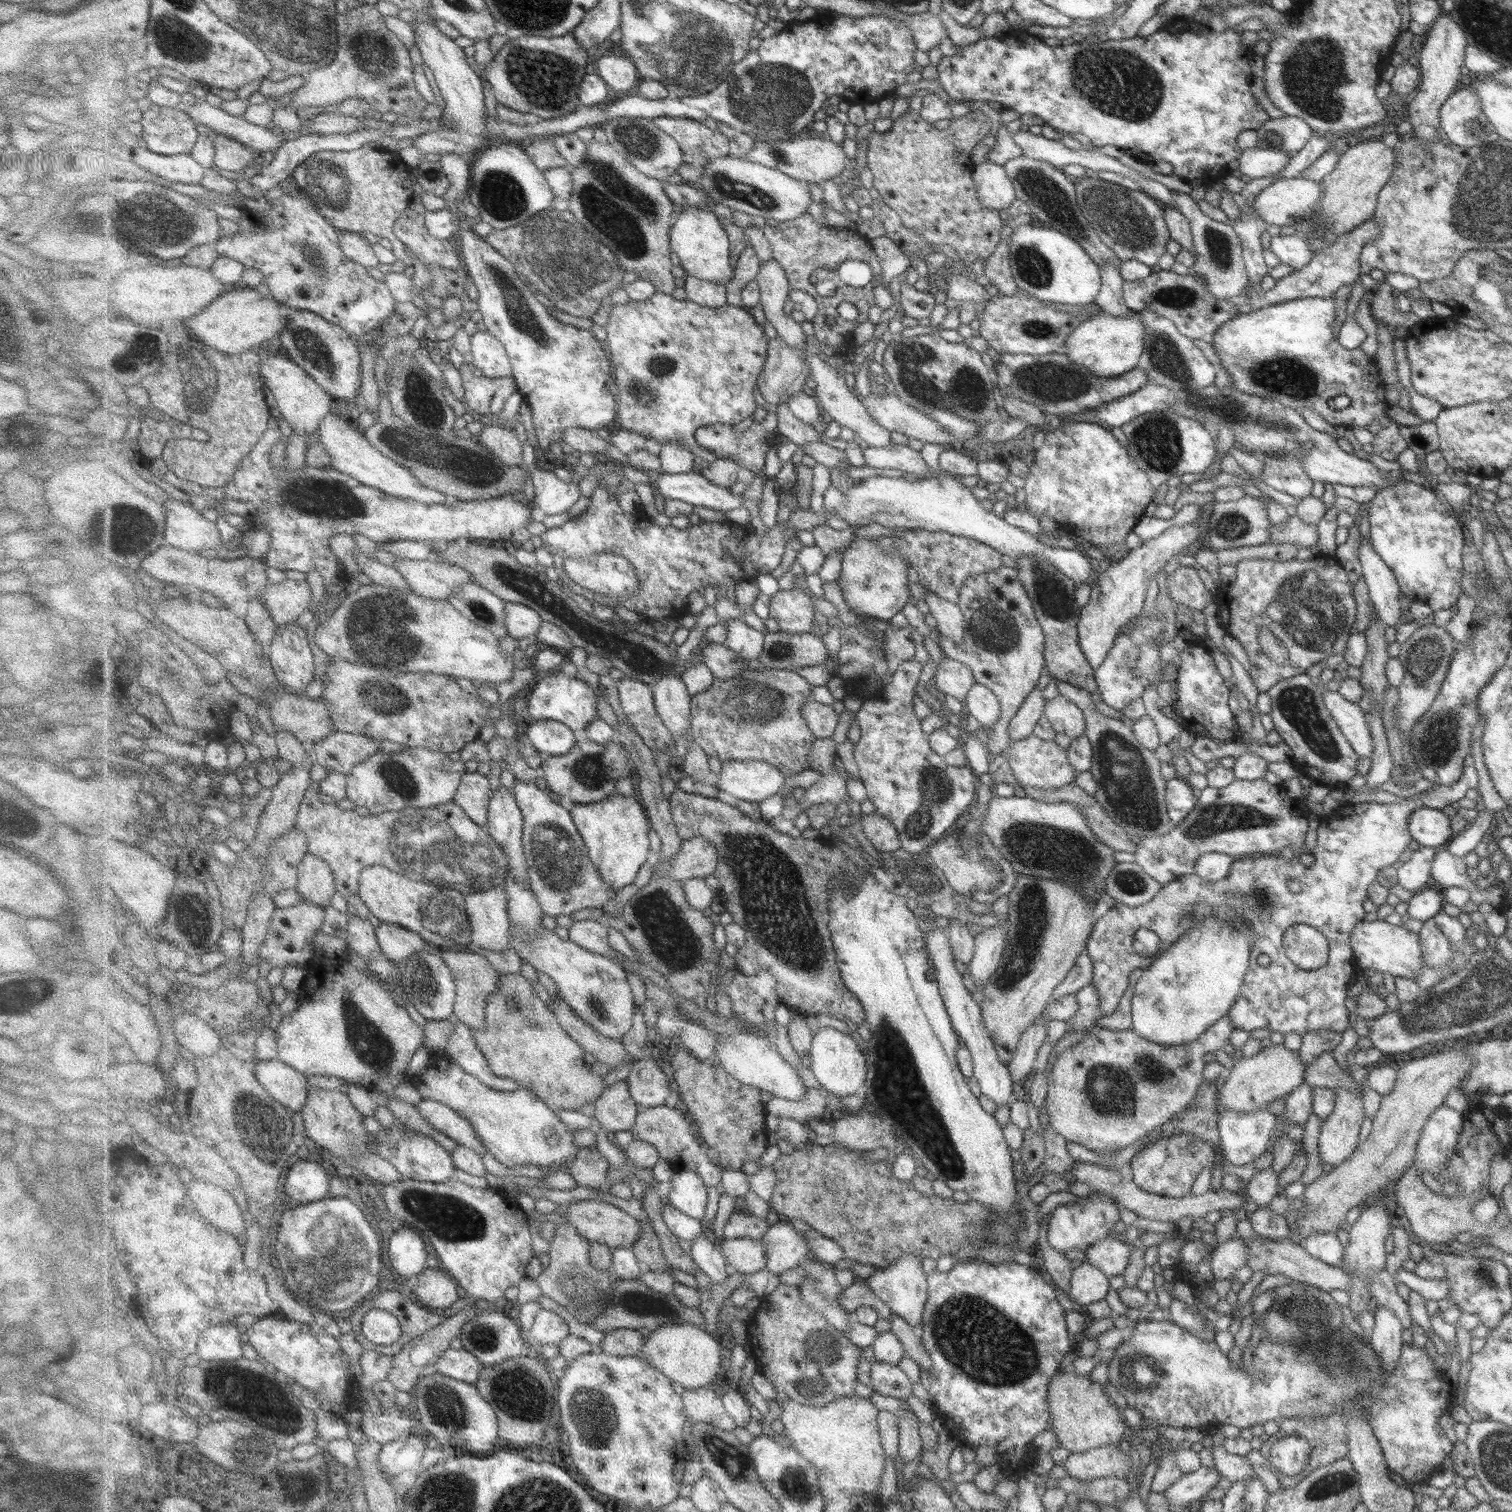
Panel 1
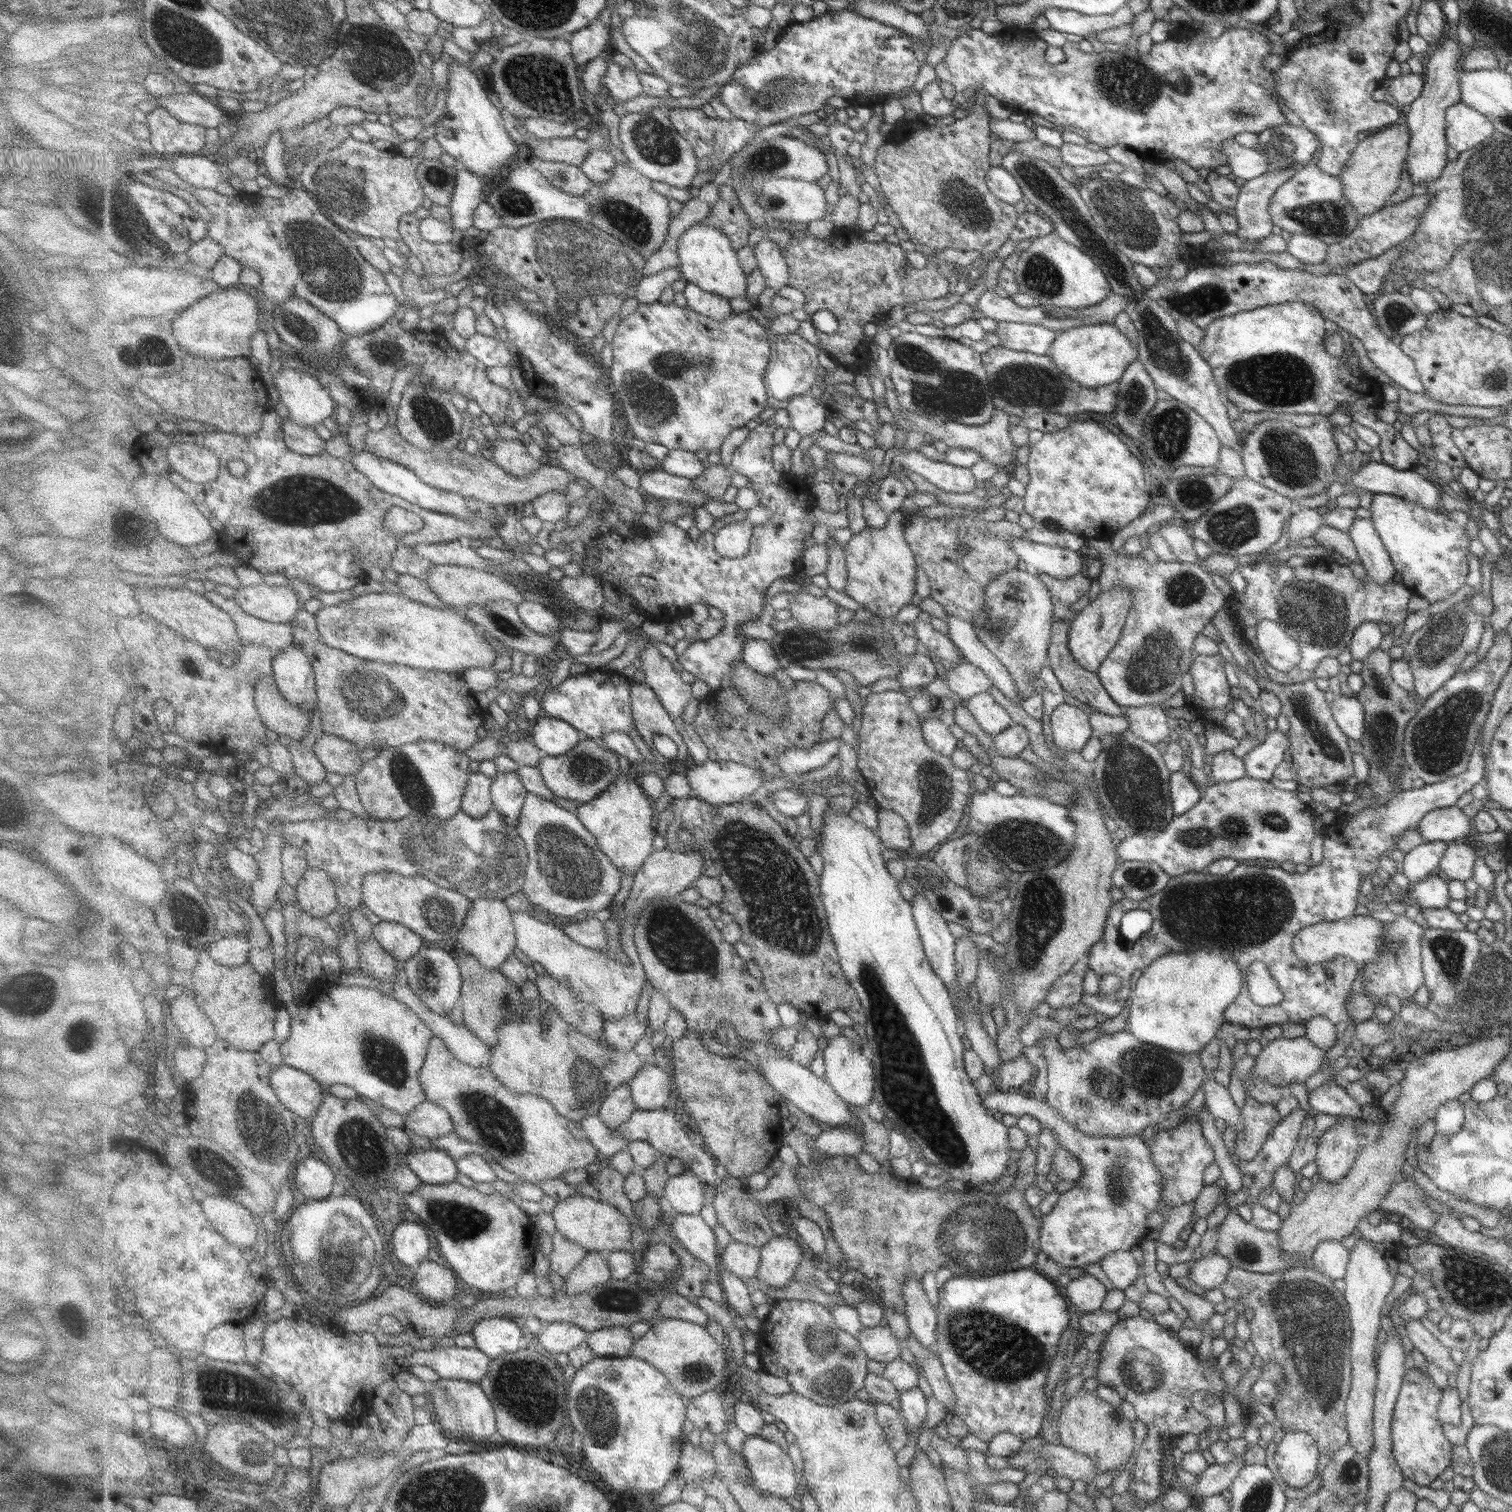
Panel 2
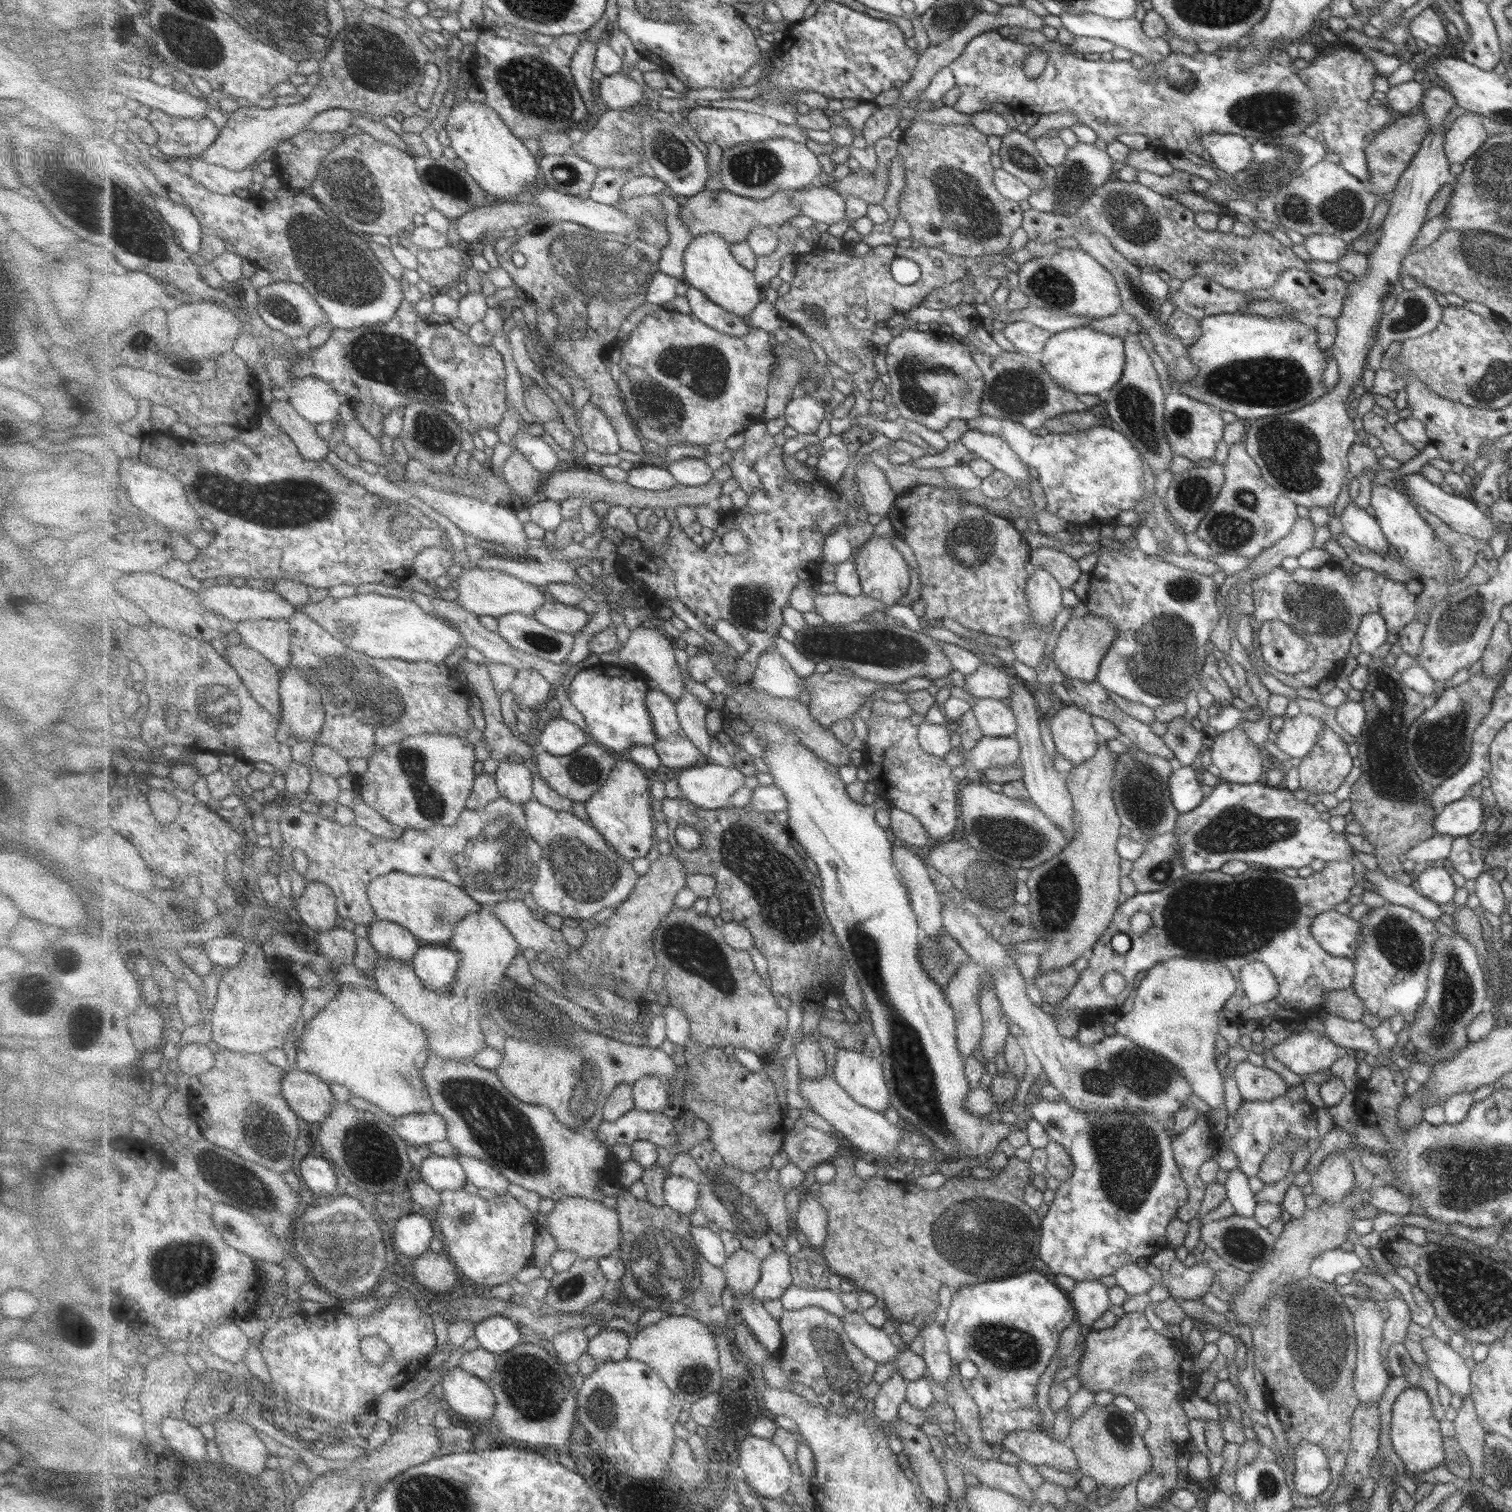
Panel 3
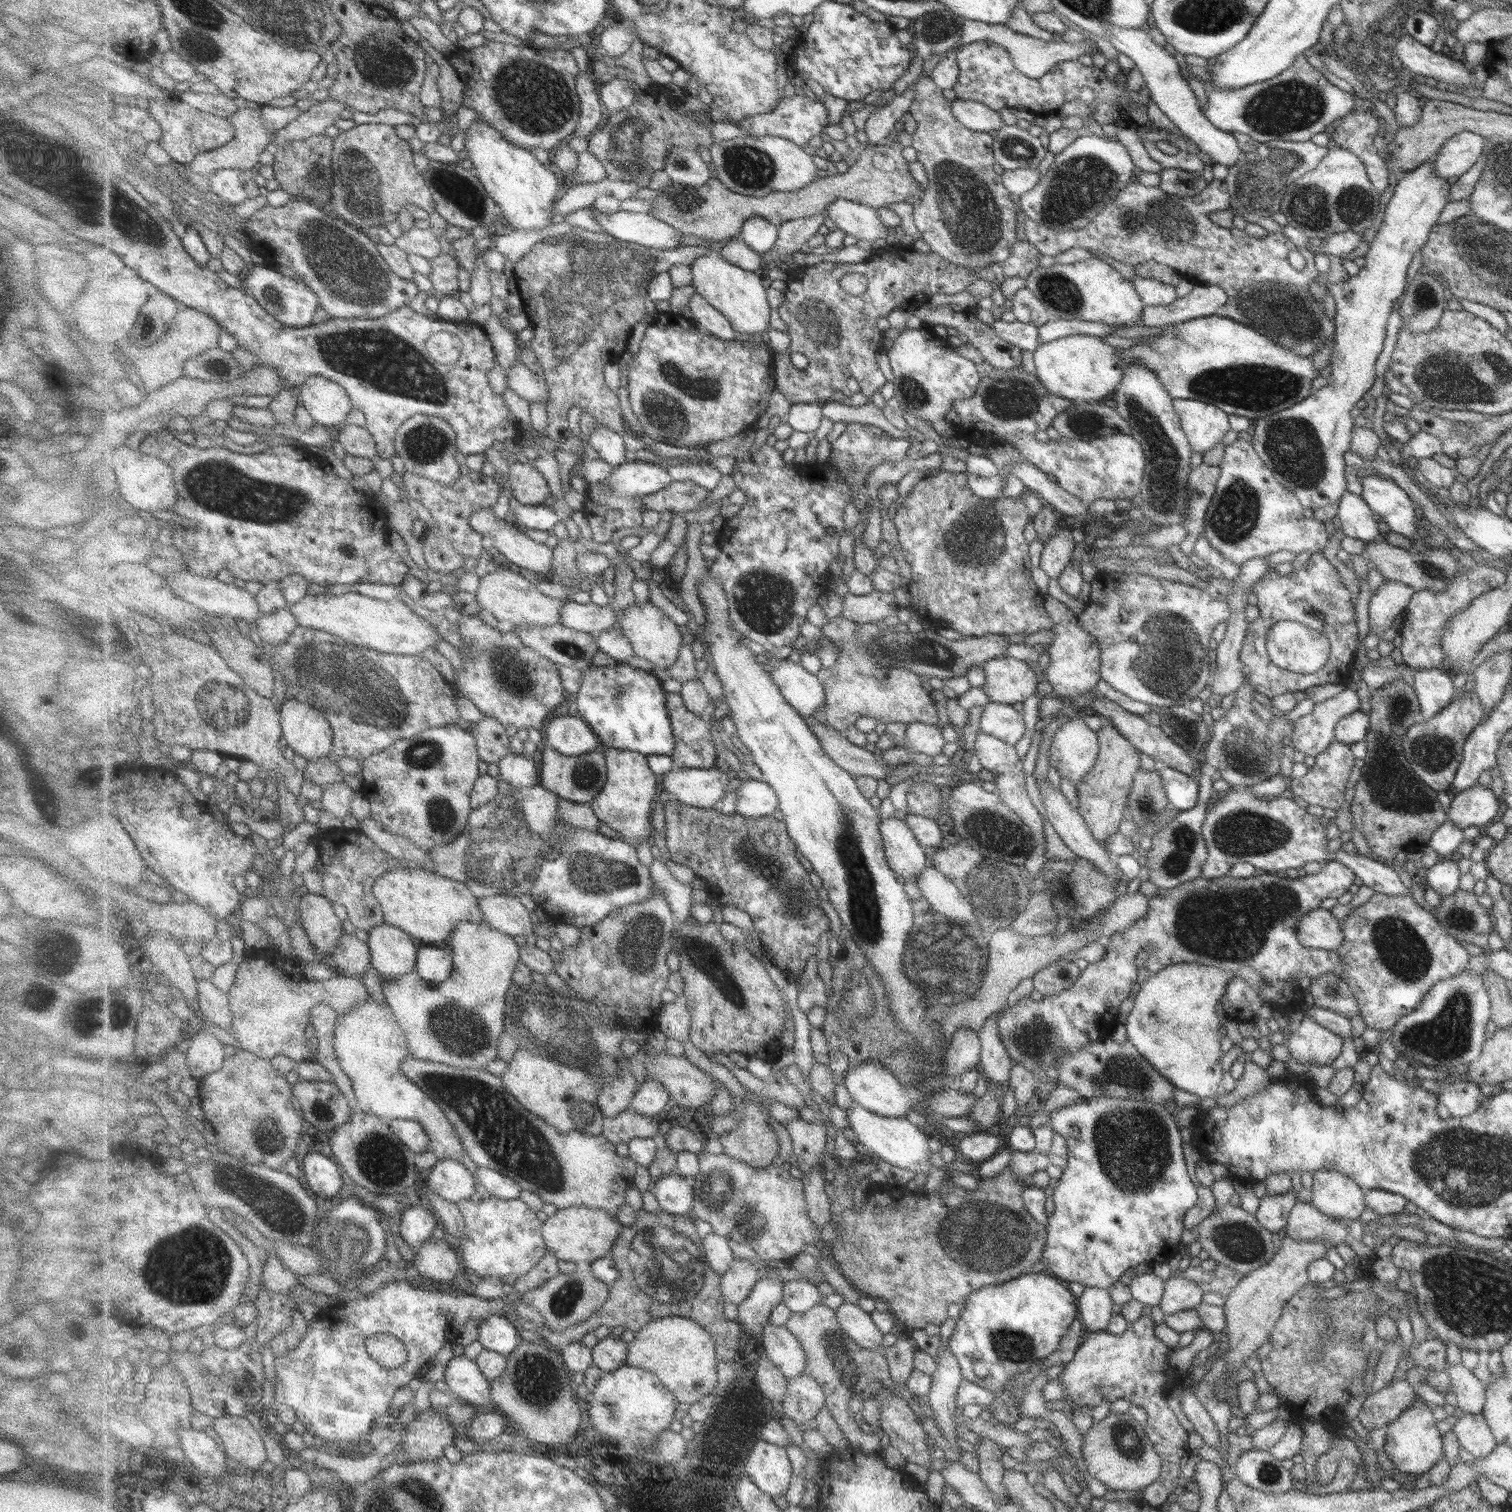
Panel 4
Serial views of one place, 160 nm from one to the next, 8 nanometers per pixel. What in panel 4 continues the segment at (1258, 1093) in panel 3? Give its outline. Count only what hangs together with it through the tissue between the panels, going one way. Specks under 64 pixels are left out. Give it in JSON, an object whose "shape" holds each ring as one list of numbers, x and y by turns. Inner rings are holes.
{"shape":[[1244,1057,1243,1063,1243,1072,1242,1075,1235,1080,1234,1090,1226,1094,1222,1093,1215,1102,1217,1106,1229,1108,1229,1106,1233,1106,1233,1104,1236,1104,1239,1100,1243,1100,1243,1098,1261,1092,1267,1084,1272,1083,1270,1081,1272,1076,1267,1075,1265,1070,1261,1069,1261,1067,1253,1063,1253,1061]]}

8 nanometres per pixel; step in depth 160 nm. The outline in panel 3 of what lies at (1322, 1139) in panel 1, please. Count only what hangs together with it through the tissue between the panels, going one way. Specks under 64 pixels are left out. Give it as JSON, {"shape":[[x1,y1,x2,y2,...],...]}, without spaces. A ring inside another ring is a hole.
{"shape":[[1338,1151,1327,1154,1311,1174,1312,1194,1319,1200,1335,1204,1354,1190,1353,1170,1346,1156,1346,1152]]}

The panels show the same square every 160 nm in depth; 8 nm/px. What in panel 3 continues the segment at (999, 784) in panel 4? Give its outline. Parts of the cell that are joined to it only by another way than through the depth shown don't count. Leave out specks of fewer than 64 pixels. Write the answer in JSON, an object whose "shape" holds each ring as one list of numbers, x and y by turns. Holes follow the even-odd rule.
{"shape":[[984,736,970,751,949,752,943,760,952,768,967,761,982,772,990,768,1003,768,1018,764,1018,744,1013,736]]}

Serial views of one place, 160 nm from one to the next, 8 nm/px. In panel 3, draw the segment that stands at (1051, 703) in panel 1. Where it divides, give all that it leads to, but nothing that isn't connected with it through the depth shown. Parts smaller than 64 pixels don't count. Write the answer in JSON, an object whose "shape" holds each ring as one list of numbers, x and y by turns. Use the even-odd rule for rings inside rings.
{"shape":[[1064,705,1047,719,1056,752,1073,767,1093,756,1099,743,1090,718,1091,715,1078,707]]}

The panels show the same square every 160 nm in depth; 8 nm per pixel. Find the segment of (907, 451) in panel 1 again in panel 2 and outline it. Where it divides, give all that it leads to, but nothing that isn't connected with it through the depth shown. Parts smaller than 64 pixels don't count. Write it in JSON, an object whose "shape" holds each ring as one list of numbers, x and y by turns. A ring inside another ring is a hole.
{"shape":[[917,449,910,450,905,454,897,455,895,453,892,462,899,464,902,469,923,477,930,484,945,492,965,494,978,488,978,481,970,469,953,466,947,462,931,460]]}

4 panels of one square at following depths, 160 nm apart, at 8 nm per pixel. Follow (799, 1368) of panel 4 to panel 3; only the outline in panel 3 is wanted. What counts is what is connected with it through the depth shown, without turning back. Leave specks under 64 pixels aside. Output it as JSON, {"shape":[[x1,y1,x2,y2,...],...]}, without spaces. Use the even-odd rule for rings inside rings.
{"shape":[[753,1294,743,1295,739,1305,739,1314,742,1322,752,1331,756,1339,767,1348,767,1351,776,1358,781,1354,784,1346,781,1326,776,1319,764,1308,763,1304,753,1299]]}

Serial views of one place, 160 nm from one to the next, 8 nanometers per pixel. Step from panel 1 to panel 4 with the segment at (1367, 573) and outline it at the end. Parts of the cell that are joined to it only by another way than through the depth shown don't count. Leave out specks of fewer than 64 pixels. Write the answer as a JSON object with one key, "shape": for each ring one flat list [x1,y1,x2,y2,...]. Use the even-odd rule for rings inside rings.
{"shape":[[1343,492,1337,503,1336,517,1343,536,1369,543,1379,534,1372,510,1353,493]]}

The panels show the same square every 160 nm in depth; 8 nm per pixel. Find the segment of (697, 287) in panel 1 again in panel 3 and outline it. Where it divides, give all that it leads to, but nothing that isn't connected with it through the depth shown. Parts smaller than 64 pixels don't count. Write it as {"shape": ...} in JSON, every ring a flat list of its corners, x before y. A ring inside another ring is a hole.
{"shape":[[689,286,685,297,691,312,707,326,733,337,749,335,749,324,746,320,713,302,704,291]]}

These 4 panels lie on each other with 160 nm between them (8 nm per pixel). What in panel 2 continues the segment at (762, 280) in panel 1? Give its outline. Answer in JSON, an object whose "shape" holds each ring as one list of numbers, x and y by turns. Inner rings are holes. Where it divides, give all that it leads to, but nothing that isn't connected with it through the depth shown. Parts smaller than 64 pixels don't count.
{"shape":[[762,238,754,247,758,268,764,274,768,287,774,292,785,288,789,280,789,265,784,257,785,252,769,239]]}

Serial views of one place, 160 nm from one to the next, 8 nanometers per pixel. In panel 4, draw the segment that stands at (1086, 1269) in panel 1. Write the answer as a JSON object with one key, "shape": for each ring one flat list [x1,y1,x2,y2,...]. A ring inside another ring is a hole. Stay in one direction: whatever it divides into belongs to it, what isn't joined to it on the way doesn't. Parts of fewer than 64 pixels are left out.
{"shape":[[1085,1287,1075,1300,1084,1333,1091,1335,1104,1332,1109,1319,1114,1315,1111,1310,1113,1303,1107,1292,1103,1289]]}

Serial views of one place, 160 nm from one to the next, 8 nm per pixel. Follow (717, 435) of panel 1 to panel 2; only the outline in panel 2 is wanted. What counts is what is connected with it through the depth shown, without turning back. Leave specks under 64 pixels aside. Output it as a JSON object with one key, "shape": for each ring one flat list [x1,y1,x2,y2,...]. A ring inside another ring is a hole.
{"shape":[[768,418,749,431,748,437,739,445,732,454,731,468,734,473,743,474,749,479,749,487,759,494,760,504,767,507,770,517,765,524,754,525,752,534,752,546,750,552,741,558,725,558,721,556,715,546,715,535,718,530,728,524,744,521,748,517,748,511,738,510,730,515,724,515,716,519,714,524,707,532,701,533,697,540,693,540,685,530,682,530,672,522,662,522,658,532,655,535,648,535,648,529,643,526,634,524,627,526,619,518,617,506,610,502,608,508,601,514,590,512,590,515,579,525,569,527,561,531,547,533,549,539,549,548,564,552,567,555,567,564,575,563,581,560,581,555,571,550,571,544,574,540,580,540,587,548,593,548,599,552,597,562,594,565,597,578,603,583,607,582,611,587,625,596,632,596,634,606,638,612,651,614,651,611,661,616,671,612,675,607,687,608,693,604,704,604,707,607,714,606,720,610,725,618,725,628,710,638,706,643,691,643,681,653,678,662,682,668,690,672,699,680,702,680,709,686,710,692,717,690,727,690,734,686,732,681,732,670,736,662,744,662,744,646,746,638,742,636,743,625,757,621,763,618,765,612,765,592,771,588,771,584,777,578,793,578,801,570,804,572,802,565,802,556,806,553,805,539,809,538,815,530,815,523,812,521,812,512,815,503,812,496,811,487,804,484,801,480,793,475,786,474,775,470,774,468,774,446,773,434,777,430,777,424,773,418],[647,576,650,584,641,586,637,582,637,577]]}

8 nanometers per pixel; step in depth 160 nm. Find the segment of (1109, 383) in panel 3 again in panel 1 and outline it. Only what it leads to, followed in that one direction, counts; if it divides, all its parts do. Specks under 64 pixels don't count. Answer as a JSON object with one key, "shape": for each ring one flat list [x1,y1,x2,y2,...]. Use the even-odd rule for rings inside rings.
{"shape":[[1130,310,1123,316,1103,312,1089,316,1067,336,1065,354,1069,362,1083,367,1093,377,1117,377,1131,371,1137,366,1143,350,1143,325,1139,313,1141,311]]}

